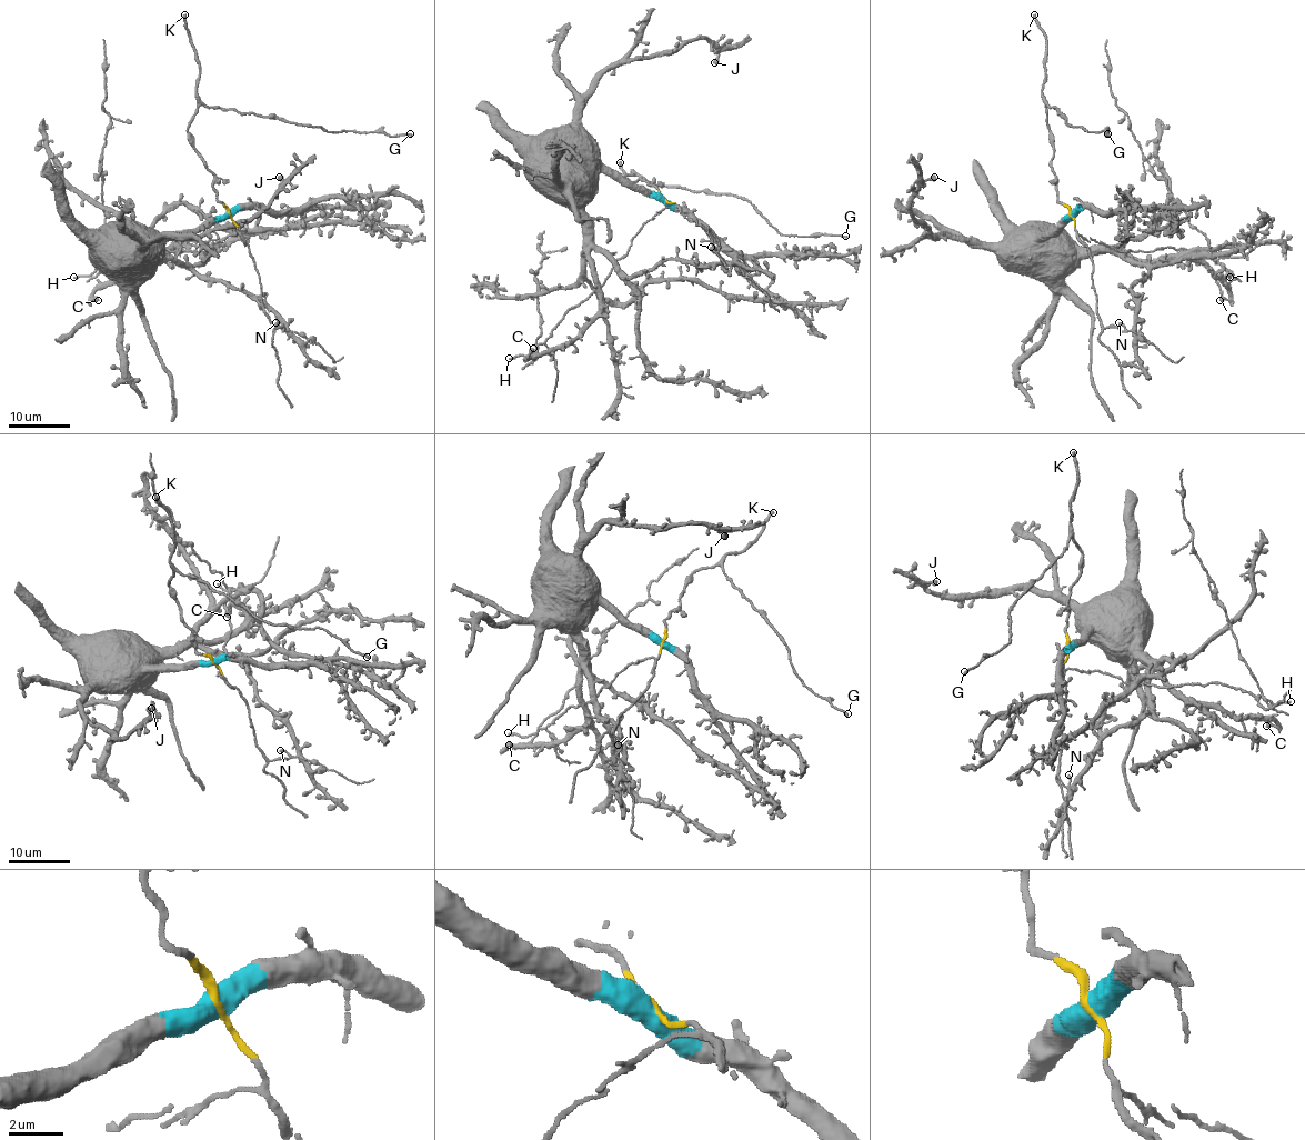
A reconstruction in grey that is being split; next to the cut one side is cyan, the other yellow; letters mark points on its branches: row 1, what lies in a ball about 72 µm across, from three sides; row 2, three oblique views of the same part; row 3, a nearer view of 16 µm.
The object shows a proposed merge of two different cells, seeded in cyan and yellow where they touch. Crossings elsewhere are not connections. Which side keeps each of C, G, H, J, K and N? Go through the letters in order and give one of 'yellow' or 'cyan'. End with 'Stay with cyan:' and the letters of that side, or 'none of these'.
C: cyan
G: yellow
H: yellow
J: cyan
K: yellow
N: yellow
Stay with cyan: C, J

